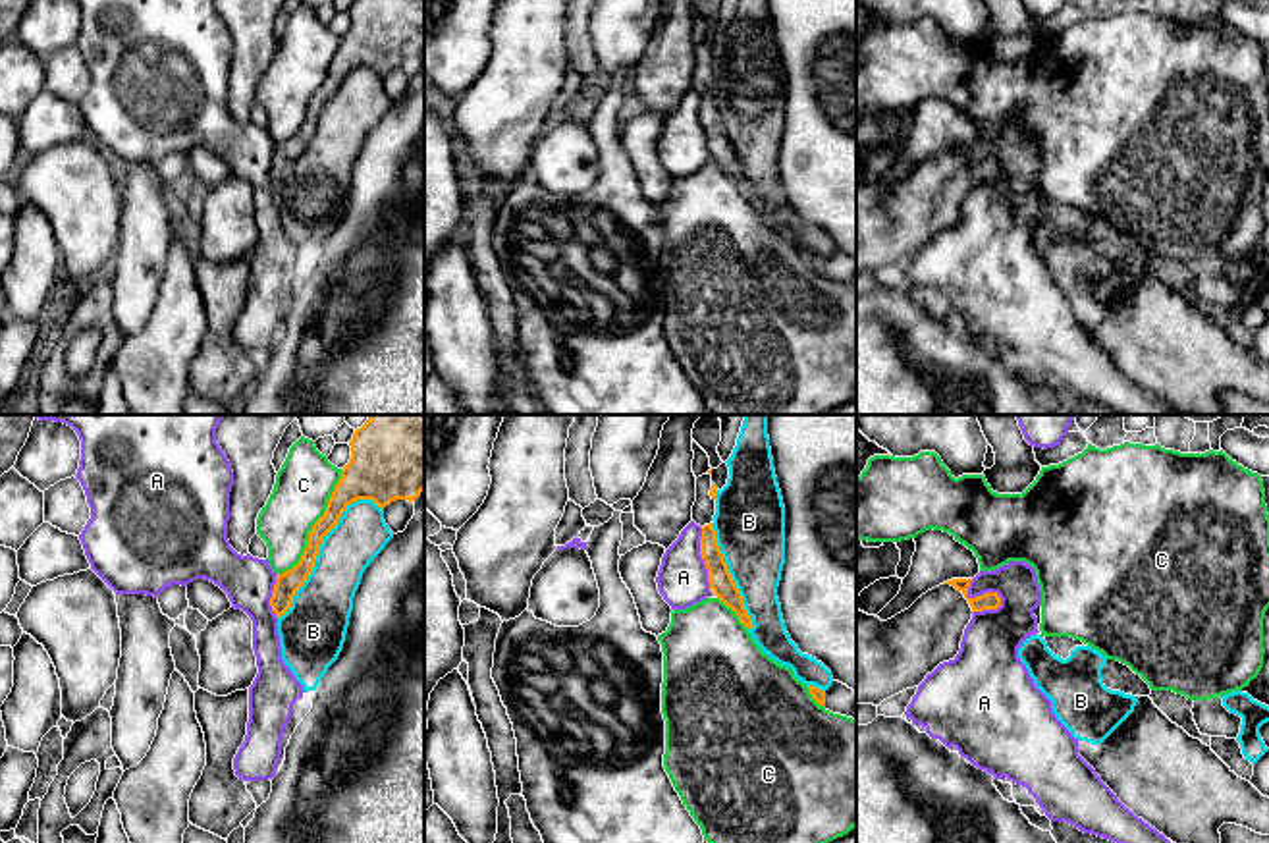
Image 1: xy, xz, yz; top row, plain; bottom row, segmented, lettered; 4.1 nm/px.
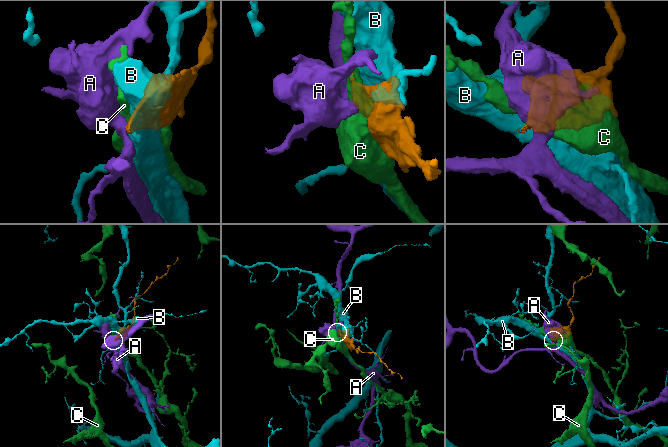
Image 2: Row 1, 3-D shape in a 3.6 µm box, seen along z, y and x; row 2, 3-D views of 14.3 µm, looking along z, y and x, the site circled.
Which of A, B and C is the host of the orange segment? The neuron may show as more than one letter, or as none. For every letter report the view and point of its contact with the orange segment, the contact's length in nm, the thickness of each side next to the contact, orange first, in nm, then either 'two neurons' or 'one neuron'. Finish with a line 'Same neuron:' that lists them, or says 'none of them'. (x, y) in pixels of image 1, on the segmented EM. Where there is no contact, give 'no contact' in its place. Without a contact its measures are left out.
A: yz (980, 597) | 170 nm | 80/240 nm | two neurons
B: xy (321, 543) | 650 nm | 110/240 nm | two neurons
C: xy (313, 527) | 550 nm | 130/240 nm | two neurons
Same neuron: none of them

